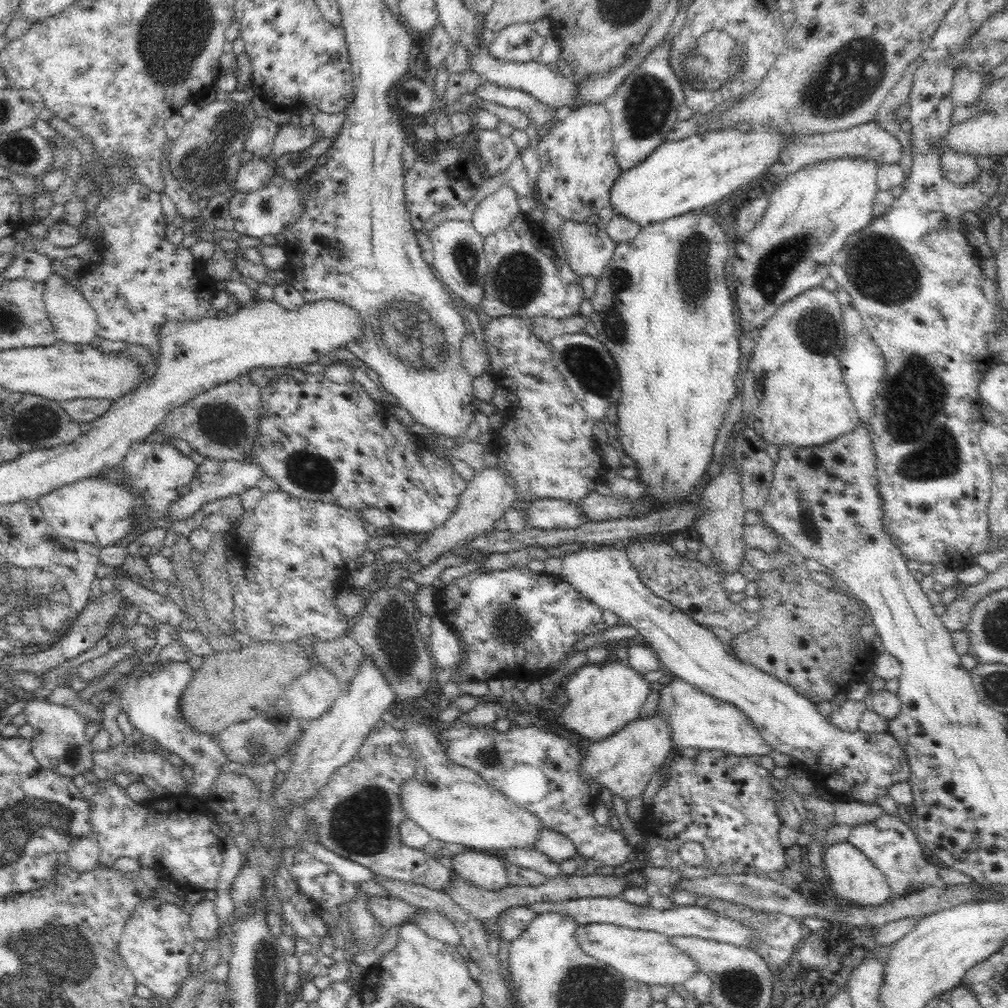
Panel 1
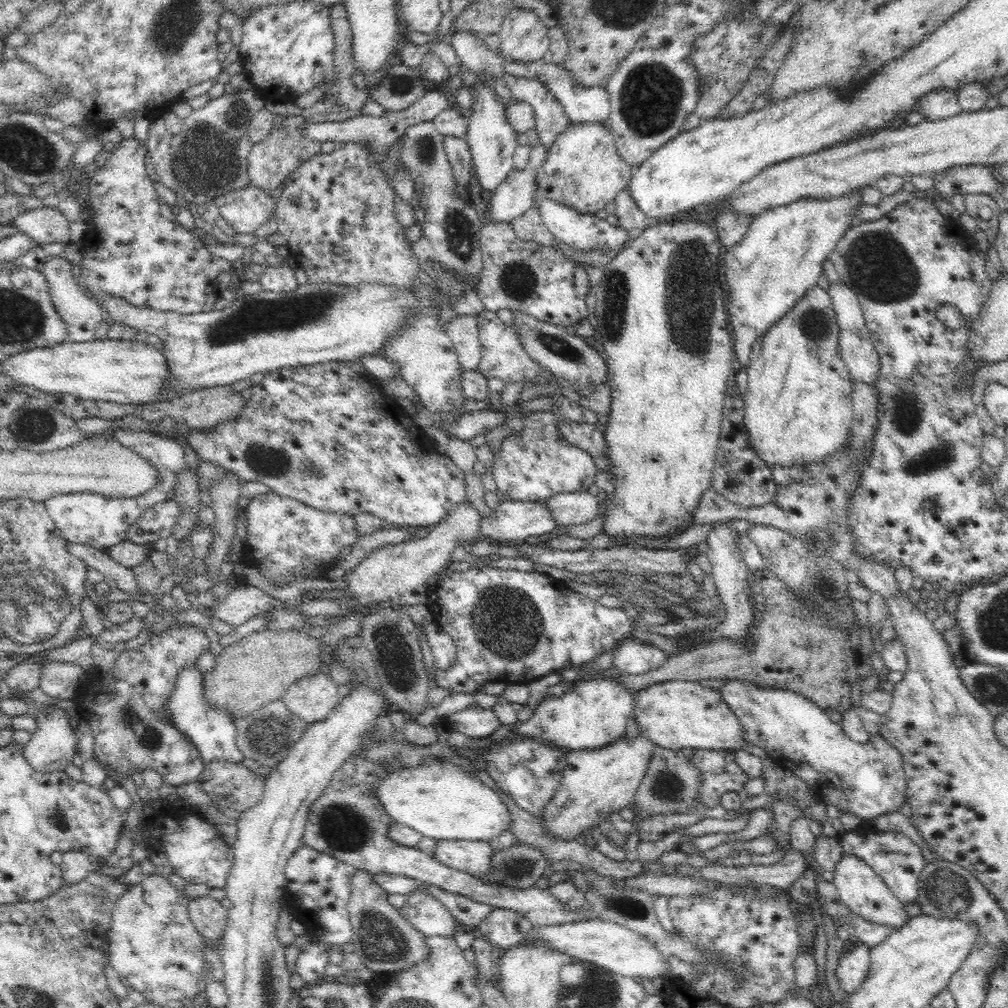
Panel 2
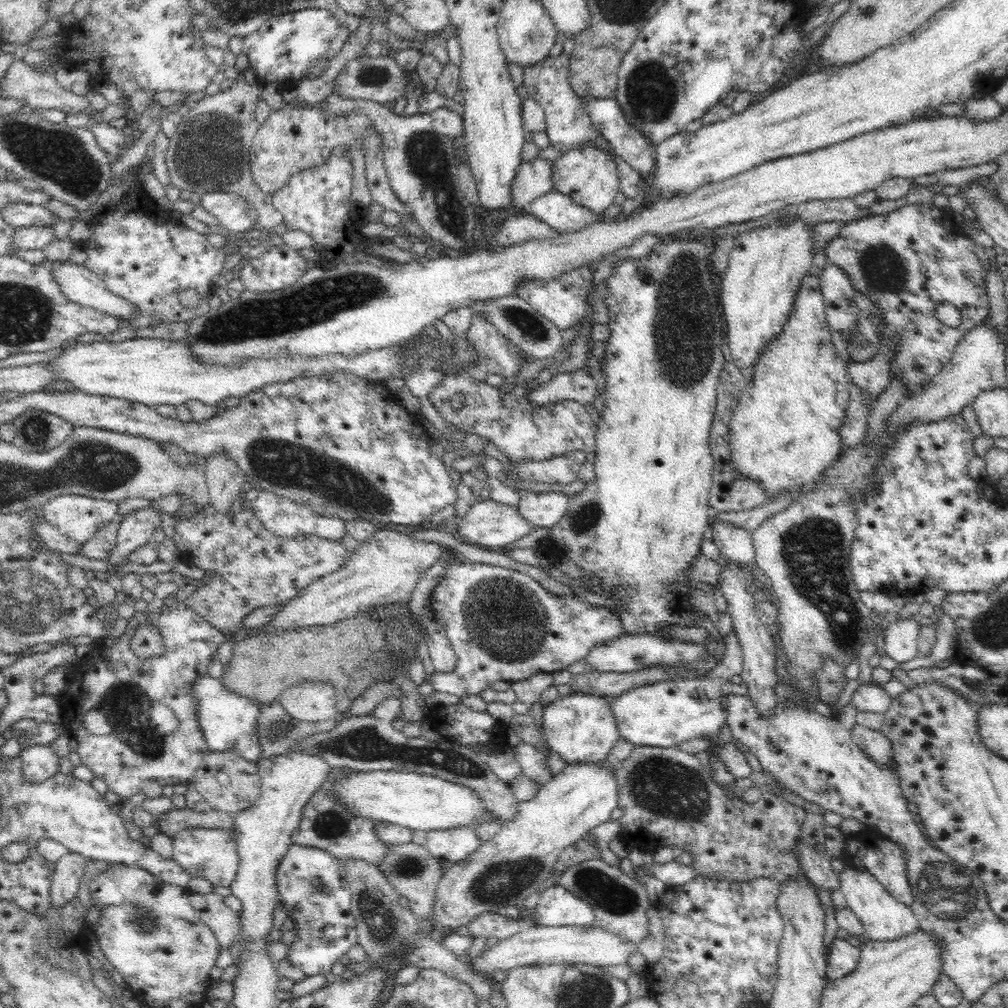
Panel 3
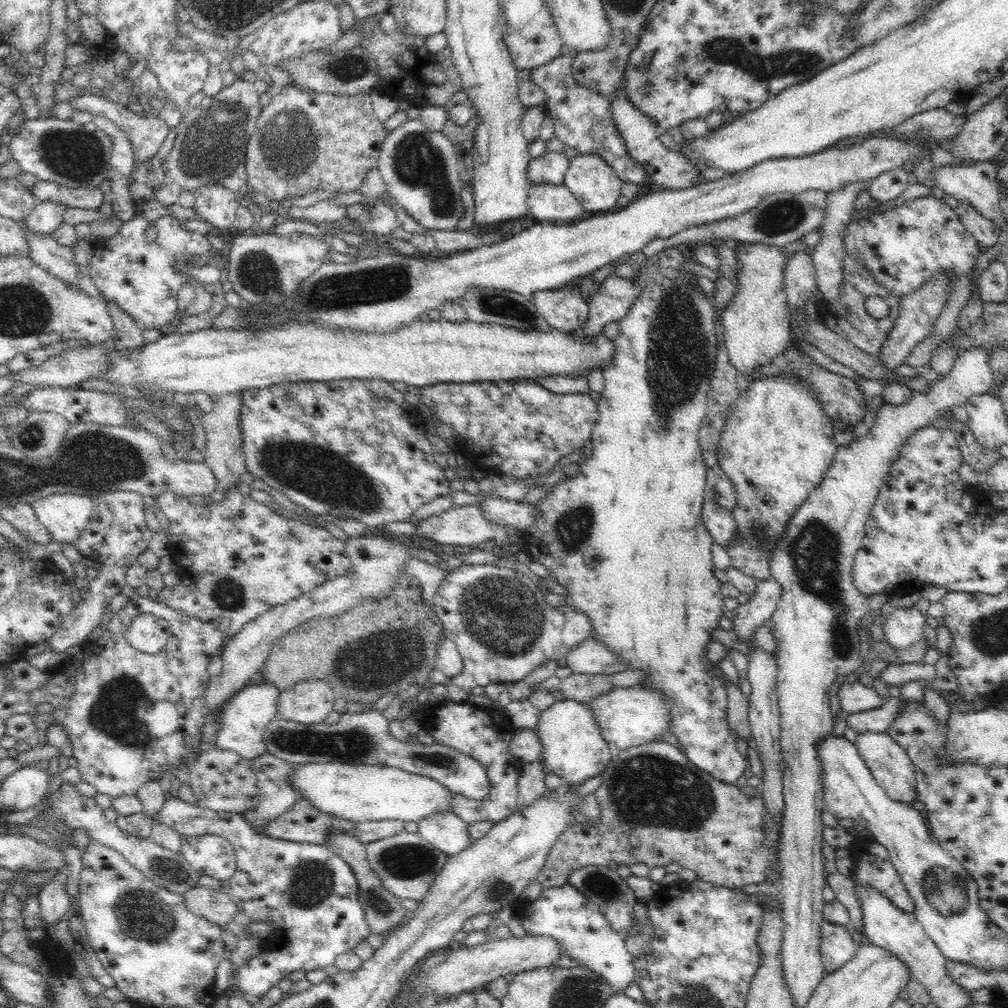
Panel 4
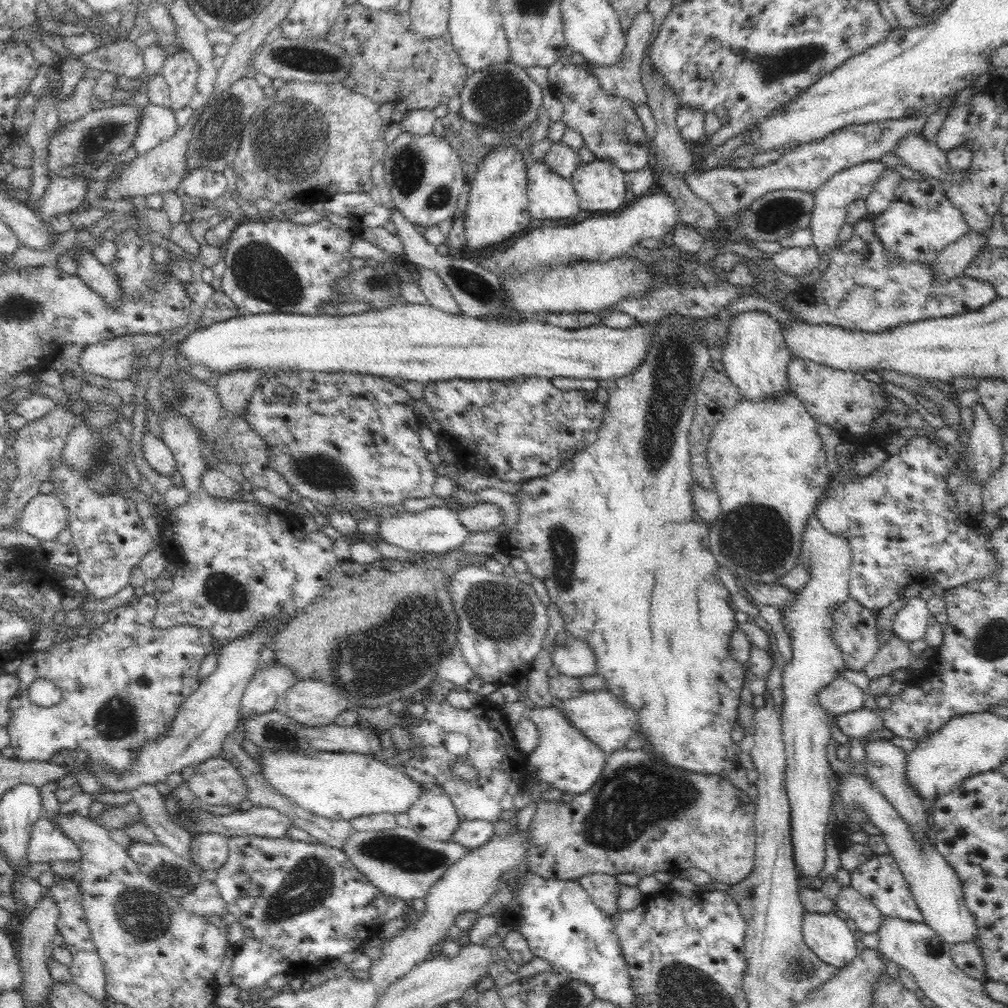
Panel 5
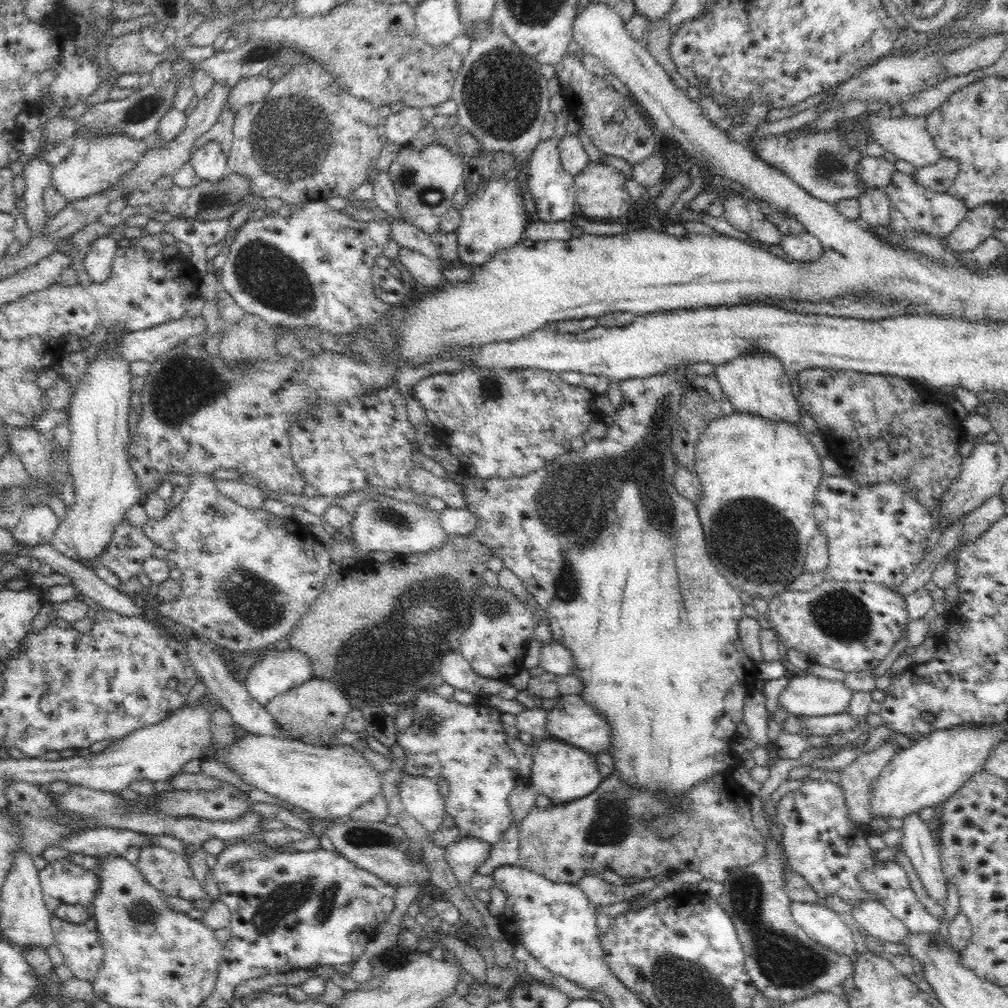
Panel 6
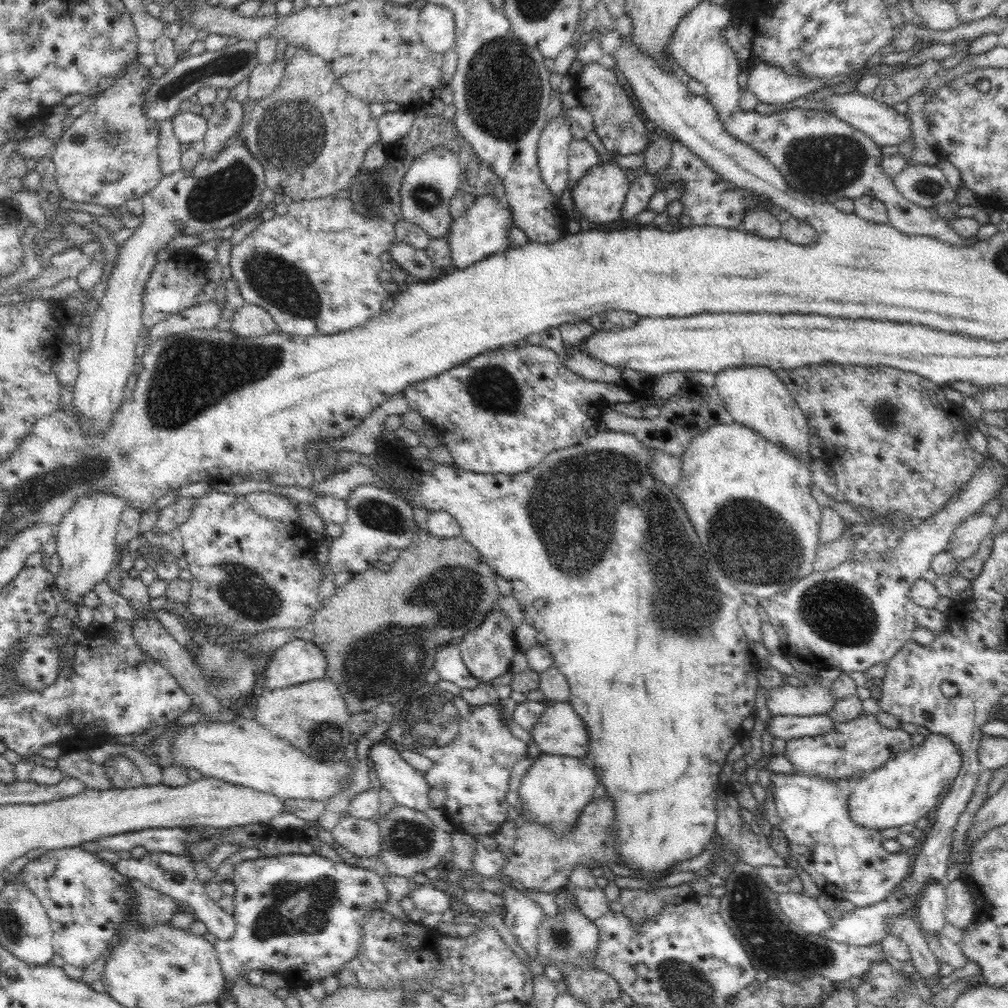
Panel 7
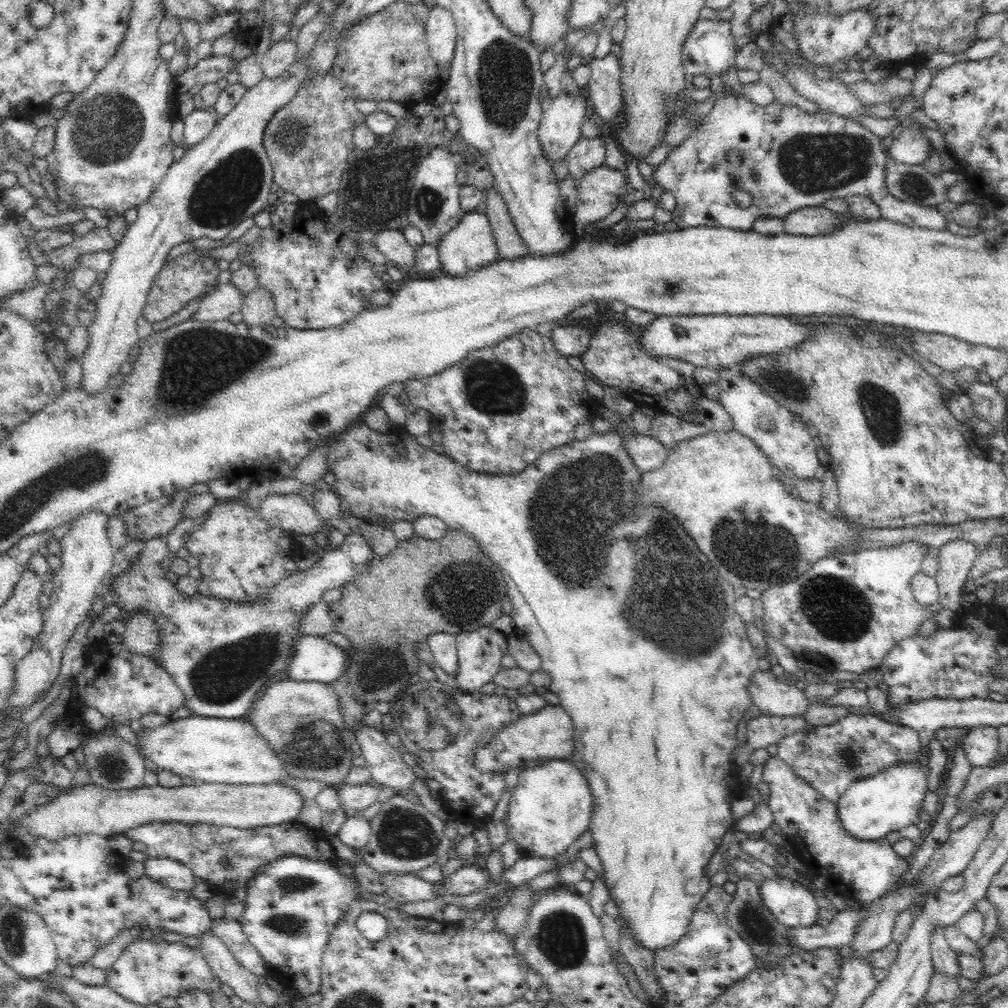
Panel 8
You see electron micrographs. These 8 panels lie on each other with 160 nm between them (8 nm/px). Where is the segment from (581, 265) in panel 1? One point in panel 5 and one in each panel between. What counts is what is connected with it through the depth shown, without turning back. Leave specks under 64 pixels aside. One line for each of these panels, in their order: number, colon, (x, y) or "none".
2: (584, 232)
3: (557, 210)
4: (548, 203)
5: (550, 196)

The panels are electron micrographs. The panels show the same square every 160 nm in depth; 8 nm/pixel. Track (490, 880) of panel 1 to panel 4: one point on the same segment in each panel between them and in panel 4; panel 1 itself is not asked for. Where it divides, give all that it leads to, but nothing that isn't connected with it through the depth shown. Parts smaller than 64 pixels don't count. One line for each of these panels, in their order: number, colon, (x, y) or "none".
2: (471, 857)
3: (449, 847)
4: (446, 831)

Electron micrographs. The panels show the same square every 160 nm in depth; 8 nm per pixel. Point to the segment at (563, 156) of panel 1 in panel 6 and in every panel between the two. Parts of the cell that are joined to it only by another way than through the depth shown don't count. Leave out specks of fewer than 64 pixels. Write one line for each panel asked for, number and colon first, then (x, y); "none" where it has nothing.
2: (582, 170)
3: (588, 175)
4: (593, 182)
5: (600, 186)
6: (600, 190)

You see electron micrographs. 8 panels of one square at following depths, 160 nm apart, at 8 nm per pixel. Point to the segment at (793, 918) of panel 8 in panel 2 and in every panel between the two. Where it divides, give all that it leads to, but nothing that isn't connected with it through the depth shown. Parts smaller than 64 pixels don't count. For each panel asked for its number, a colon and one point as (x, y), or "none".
2: (853, 967)
3: (844, 957)
4: (838, 948)
5: (828, 936)
6: (824, 926)
7: (805, 912)

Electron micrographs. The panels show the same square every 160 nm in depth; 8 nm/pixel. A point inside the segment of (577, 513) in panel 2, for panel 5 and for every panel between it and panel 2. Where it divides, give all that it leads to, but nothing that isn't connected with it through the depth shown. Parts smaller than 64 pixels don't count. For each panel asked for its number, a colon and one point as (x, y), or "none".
3: (544, 510)
4: (519, 514)
5: (486, 516)

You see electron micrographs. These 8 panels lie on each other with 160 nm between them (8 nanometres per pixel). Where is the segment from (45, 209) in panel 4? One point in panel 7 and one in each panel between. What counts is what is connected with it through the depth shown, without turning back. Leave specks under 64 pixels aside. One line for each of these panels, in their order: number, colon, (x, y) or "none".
5: (63, 195)
6: (97, 162)
7: (109, 155)

